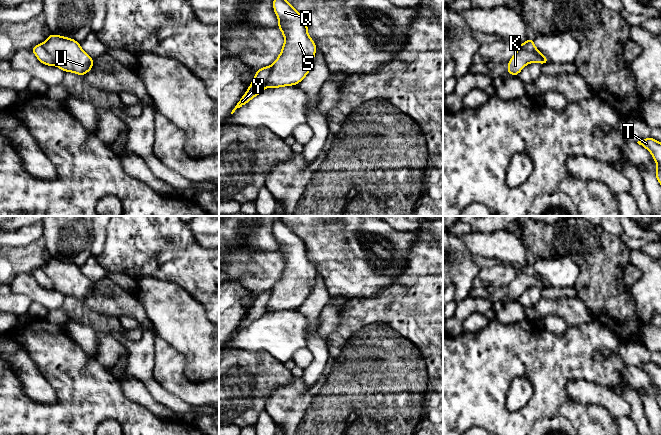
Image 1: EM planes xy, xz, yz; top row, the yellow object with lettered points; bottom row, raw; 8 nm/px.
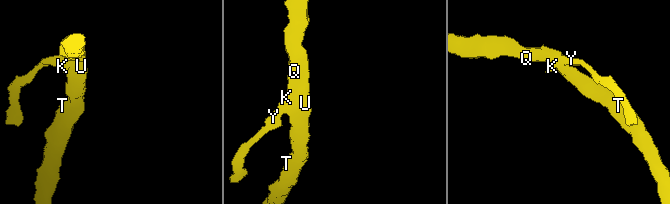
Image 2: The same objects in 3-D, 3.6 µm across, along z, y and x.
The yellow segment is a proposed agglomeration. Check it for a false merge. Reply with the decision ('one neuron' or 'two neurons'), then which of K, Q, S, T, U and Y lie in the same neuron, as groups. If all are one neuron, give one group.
two neurons; K Y / Q S T U

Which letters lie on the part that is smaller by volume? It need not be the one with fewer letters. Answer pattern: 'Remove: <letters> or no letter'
Remove: K, Y

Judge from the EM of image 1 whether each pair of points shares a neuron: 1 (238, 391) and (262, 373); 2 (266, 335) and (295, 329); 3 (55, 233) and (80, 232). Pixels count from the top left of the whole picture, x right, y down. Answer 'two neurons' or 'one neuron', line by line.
1: one neuron
2: one neuron
3: one neuron

